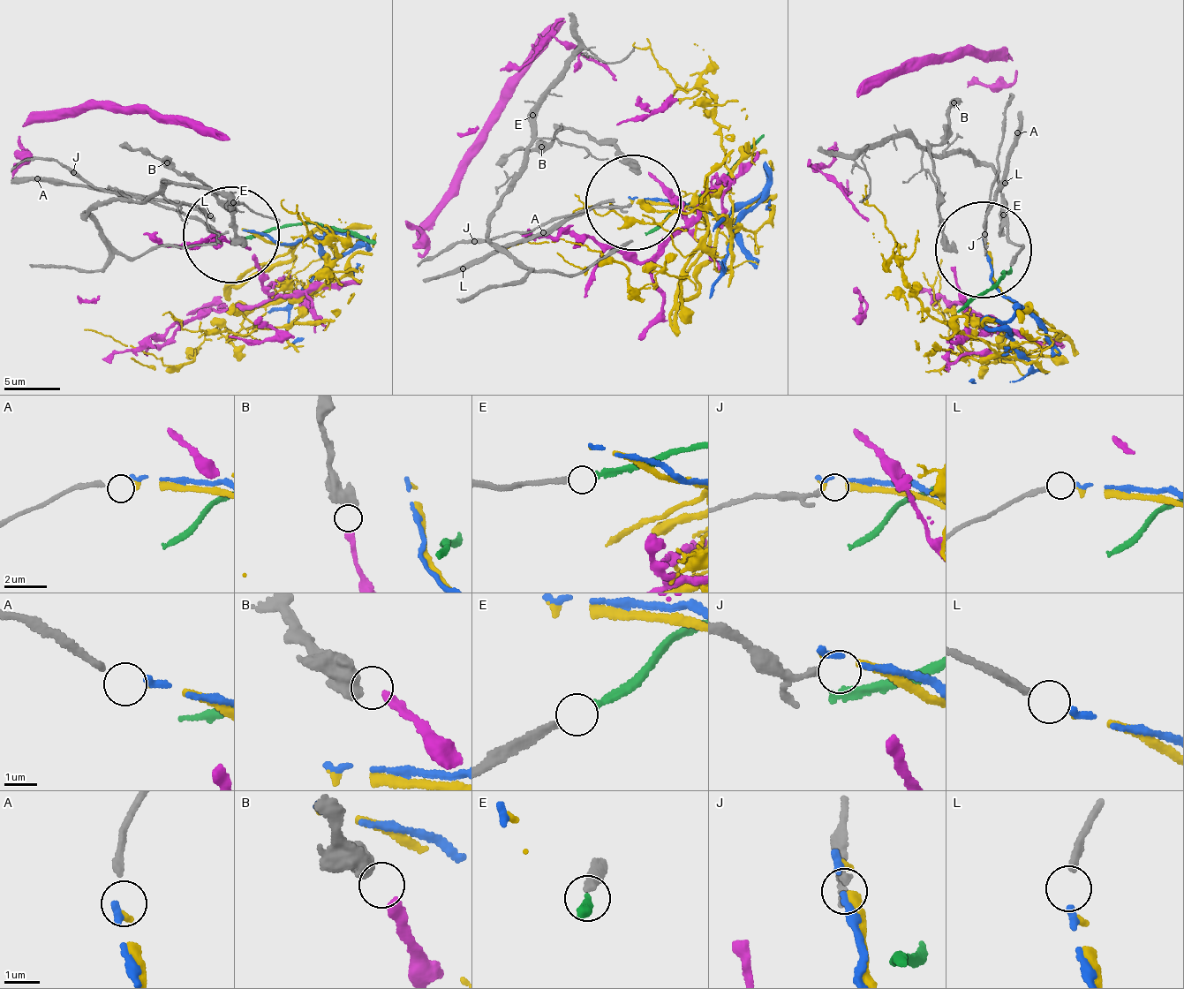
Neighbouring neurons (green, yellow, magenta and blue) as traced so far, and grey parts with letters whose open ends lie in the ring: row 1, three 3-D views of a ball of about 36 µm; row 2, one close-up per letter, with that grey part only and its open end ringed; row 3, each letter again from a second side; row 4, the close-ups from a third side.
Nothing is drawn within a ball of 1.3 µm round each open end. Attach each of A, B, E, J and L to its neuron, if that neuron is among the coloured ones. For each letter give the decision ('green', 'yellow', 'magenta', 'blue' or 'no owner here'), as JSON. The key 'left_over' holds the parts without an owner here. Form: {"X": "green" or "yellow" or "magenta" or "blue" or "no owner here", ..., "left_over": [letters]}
{"A": "yellow", "B": "magenta", "E": "green", "J": "no owner here", "L": "blue", "left_over": ["J"]}

